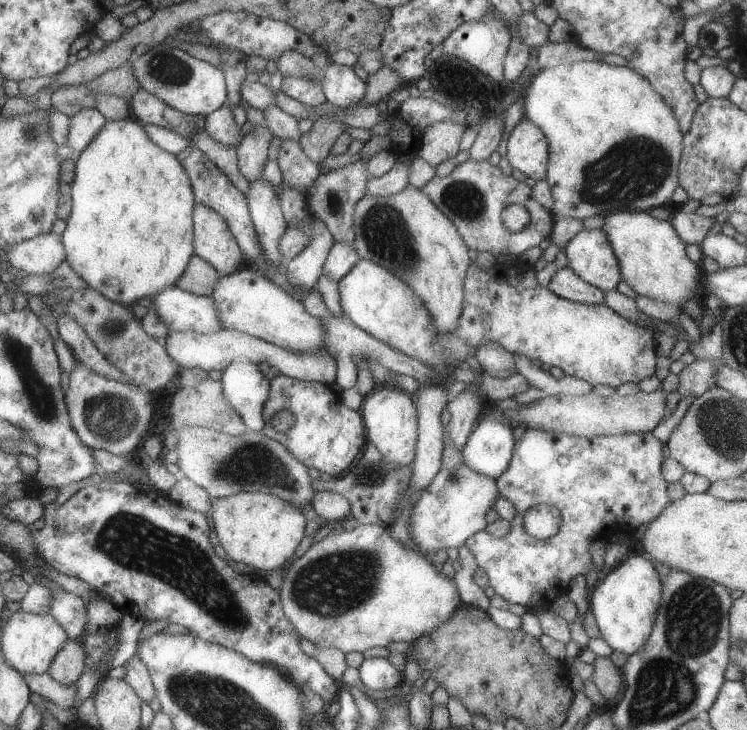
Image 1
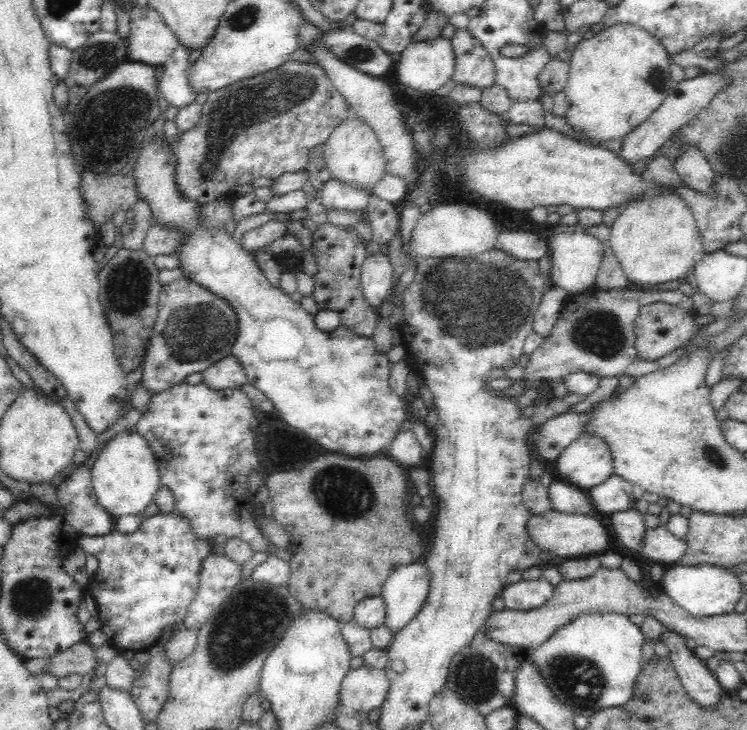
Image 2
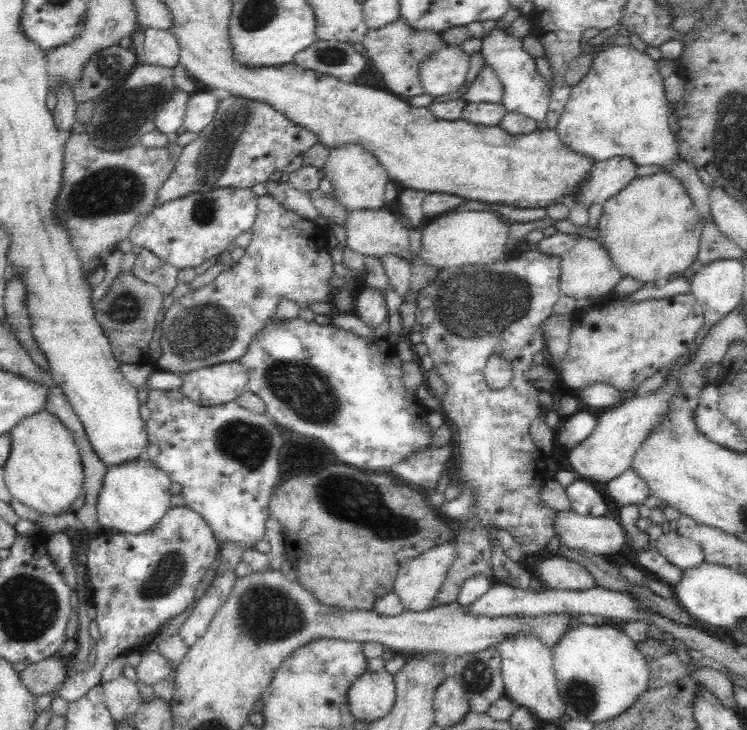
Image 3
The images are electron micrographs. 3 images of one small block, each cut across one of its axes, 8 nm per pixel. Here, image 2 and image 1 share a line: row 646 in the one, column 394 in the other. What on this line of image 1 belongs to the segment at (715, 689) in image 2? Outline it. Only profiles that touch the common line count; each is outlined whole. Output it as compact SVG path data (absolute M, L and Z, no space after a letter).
M381 657L363 659L350 677L371 690L385 690L403 682L401 673Z

